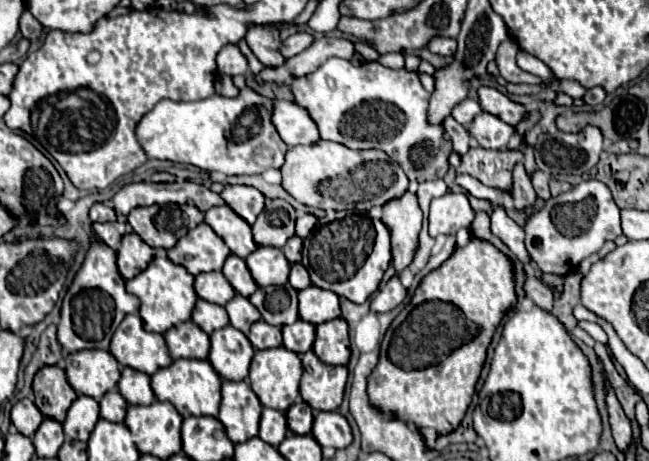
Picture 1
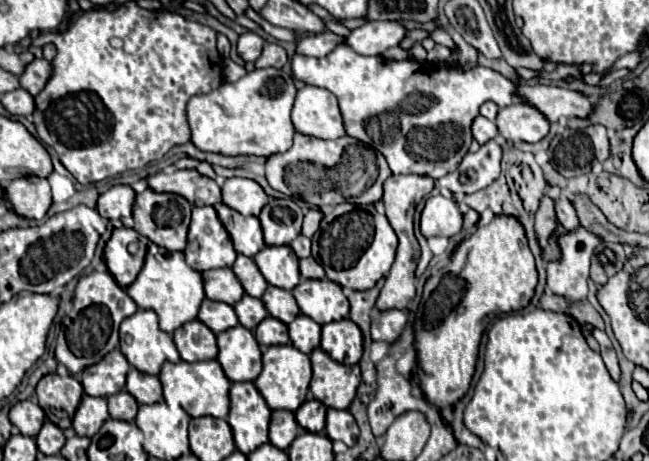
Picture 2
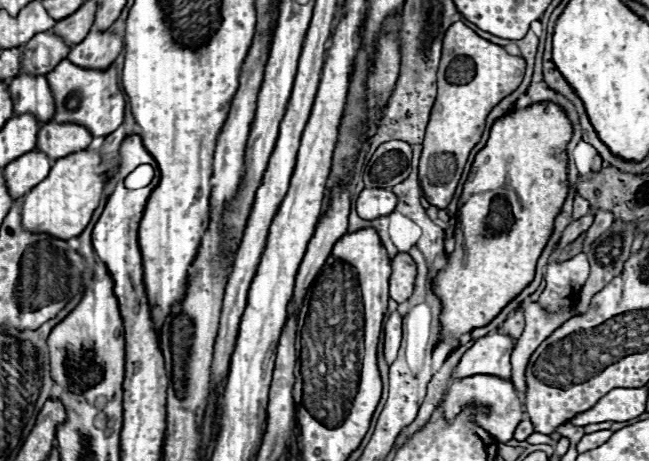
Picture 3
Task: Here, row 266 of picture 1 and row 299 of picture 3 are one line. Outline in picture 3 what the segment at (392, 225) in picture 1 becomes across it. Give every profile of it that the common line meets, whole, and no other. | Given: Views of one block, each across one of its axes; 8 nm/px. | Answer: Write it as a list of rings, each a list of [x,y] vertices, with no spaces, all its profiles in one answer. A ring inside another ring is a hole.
[[[398,252],[392,258],[392,274],[390,274],[390,296],[396,302],[404,302],[410,298],[416,280],[416,264],[410,254]]]

